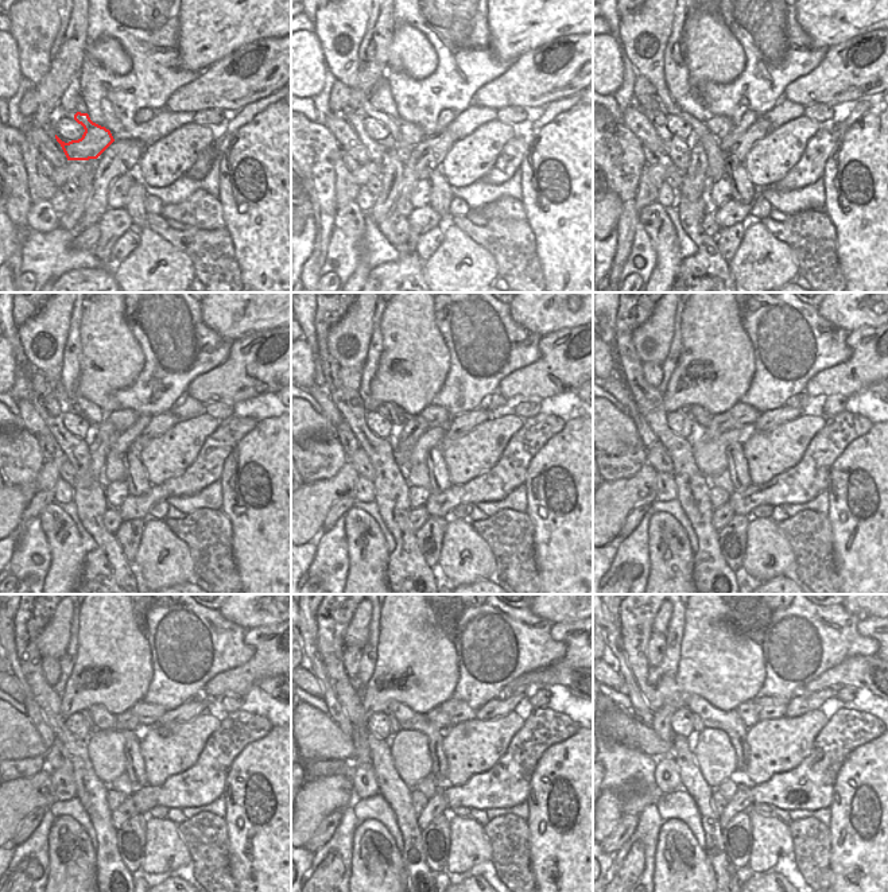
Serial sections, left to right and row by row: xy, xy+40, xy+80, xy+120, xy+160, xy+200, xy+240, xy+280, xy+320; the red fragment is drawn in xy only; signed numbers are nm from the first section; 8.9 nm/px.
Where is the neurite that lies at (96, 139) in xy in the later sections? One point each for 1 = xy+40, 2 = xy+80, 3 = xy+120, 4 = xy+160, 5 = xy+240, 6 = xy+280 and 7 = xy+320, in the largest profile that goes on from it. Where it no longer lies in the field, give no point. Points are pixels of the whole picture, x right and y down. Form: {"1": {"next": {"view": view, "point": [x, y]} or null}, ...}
{"1": {"next": {"view": "xy+40", "point": [407, 135]}}, "2": {"next": {"view": "xy+80", "point": [718, 125]}}, "3": {"next": {"view": "xy+120", "point": [123, 419]}}, "4": {"next": {"view": "xy+160", "point": [435, 415]}}, "5": {"next": {"view": "xy+240", "point": [148, 714]}}, "6": {"next": {"view": "xy+280", "point": [457, 710]}}, "7": {"next": {"view": "xy+320", "point": [768, 708]}}}

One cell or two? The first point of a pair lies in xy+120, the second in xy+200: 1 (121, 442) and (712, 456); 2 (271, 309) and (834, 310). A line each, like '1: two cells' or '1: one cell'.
1: one cell
2: one cell

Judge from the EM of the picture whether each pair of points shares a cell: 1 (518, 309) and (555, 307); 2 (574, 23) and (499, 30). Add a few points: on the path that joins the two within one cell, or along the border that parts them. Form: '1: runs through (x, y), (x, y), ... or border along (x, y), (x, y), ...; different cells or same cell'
1: runs through (527, 309), (546, 309); same cell
2: runs through (555, 23), (518, 26); same cell

